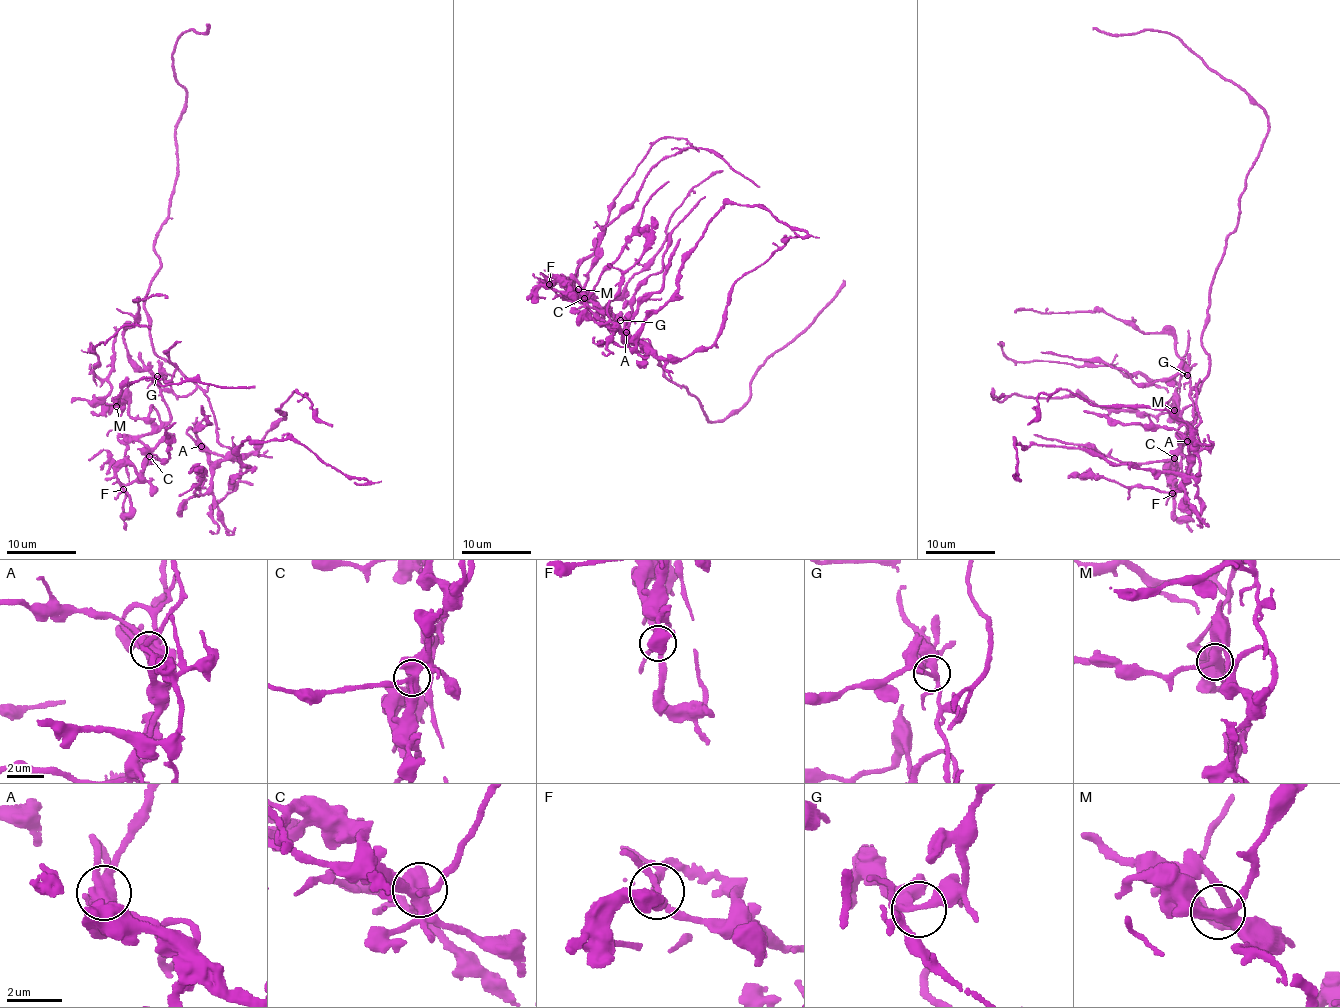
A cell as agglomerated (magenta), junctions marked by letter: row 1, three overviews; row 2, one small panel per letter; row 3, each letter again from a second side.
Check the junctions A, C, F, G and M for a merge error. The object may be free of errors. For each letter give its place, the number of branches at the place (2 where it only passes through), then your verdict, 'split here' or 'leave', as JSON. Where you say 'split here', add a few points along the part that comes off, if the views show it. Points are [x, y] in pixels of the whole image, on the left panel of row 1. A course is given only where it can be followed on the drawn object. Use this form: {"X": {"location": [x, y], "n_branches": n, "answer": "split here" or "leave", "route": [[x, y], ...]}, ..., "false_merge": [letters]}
{"A": {"location": [201, 446], "n_branches": 5, "answer": "leave"}, "C": {"location": [149, 456], "n_branches": 3, "answer": "leave"}, "F": {"location": [123, 489], "n_branches": 4, "answer": "leave"}, "G": {"location": [157, 376], "n_branches": 4, "answer": "leave"}, "M": {"location": [116, 406], "n_branches": 4, "answer": "leave"}, "false_merge": []}

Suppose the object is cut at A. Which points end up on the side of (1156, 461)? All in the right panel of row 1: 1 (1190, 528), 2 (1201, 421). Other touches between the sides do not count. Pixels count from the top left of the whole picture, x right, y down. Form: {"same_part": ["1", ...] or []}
{"same_part": ["1", "2"]}

